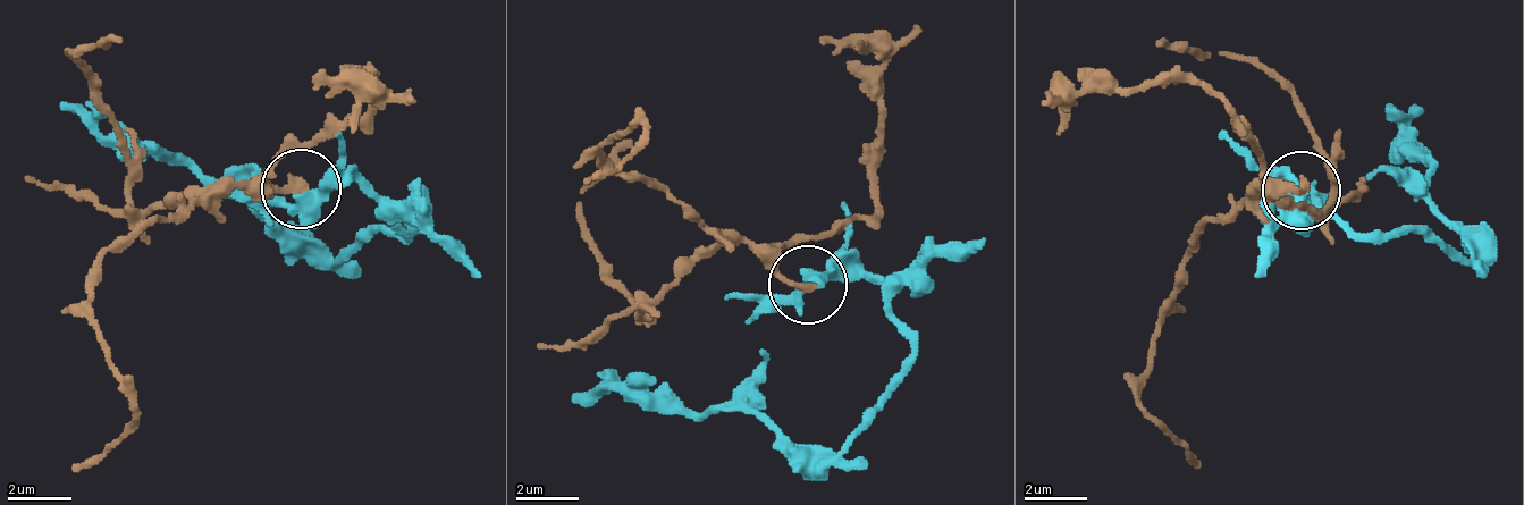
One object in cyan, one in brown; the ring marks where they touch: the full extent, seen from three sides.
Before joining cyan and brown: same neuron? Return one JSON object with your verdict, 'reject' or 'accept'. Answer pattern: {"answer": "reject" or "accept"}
{"answer": "reject"}

